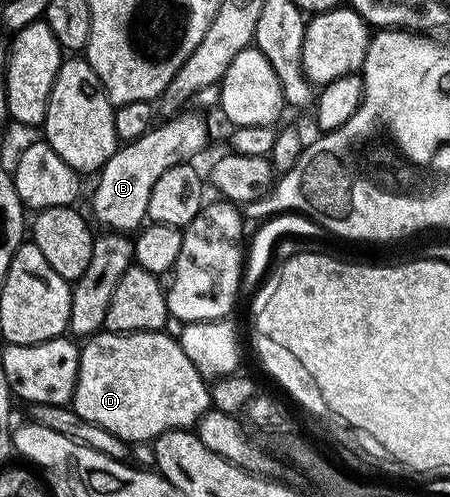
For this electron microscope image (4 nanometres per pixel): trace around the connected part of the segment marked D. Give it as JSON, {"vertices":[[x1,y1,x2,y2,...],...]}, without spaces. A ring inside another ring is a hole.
{"vertices":[[104,330,90,336,82,344,79,352,79,381,73,400,74,414,103,431,128,439,131,445,146,444,166,431,194,428,211,406,212,392,208,380,199,374,193,361,185,357,178,338,171,336,170,339,163,331,120,333]]}

